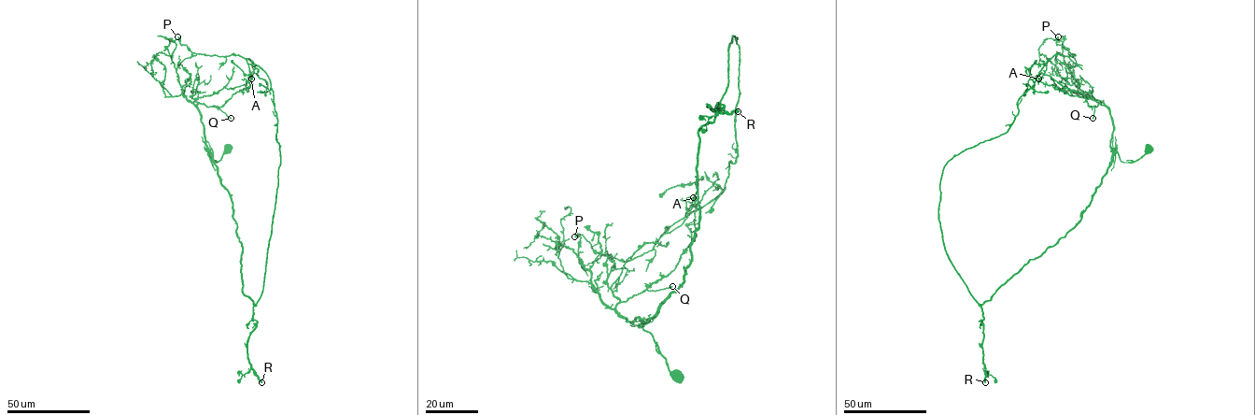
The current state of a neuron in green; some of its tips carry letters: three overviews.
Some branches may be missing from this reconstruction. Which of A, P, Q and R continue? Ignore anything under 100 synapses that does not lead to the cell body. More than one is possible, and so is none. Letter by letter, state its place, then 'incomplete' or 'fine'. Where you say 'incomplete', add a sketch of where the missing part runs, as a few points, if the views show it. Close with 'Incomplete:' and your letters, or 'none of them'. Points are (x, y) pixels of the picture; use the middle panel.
A: at (693, 197); fine
P: at (574, 236); fine
Q: at (672, 286); fine
R: at (738, 111); incomplete
Incomplete: R

